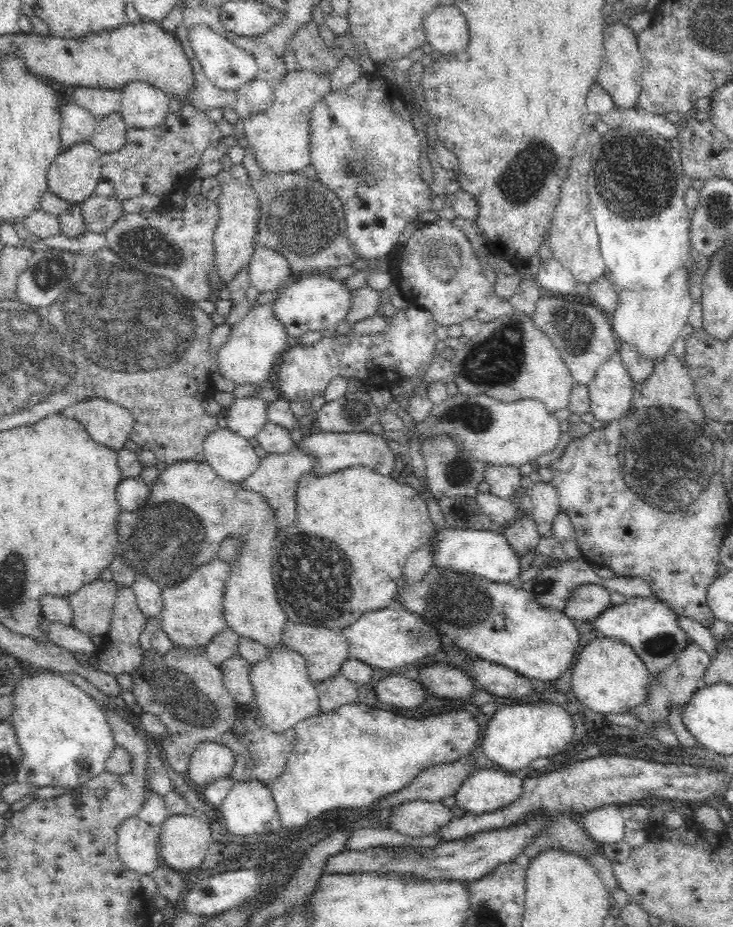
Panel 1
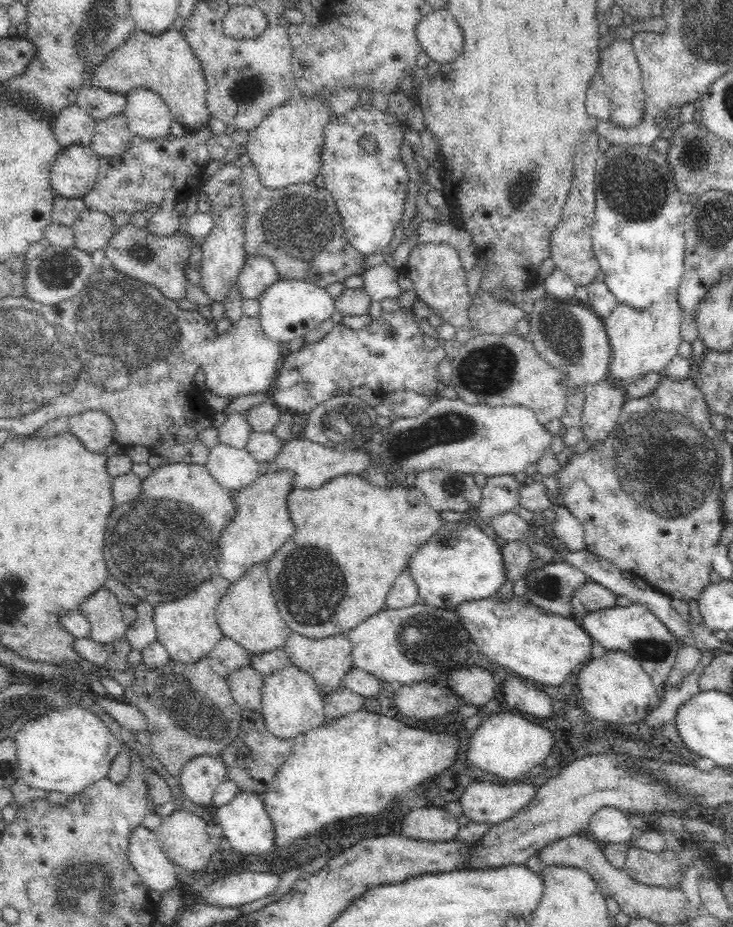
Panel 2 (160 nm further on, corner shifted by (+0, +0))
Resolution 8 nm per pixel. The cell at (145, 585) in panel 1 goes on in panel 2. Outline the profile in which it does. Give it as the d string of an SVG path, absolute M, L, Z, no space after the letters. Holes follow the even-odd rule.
M138 600L134 607L137 612L136 620L125 630L125 639L131 650L142 651L148 644L157 640L154 626L154 604Z

